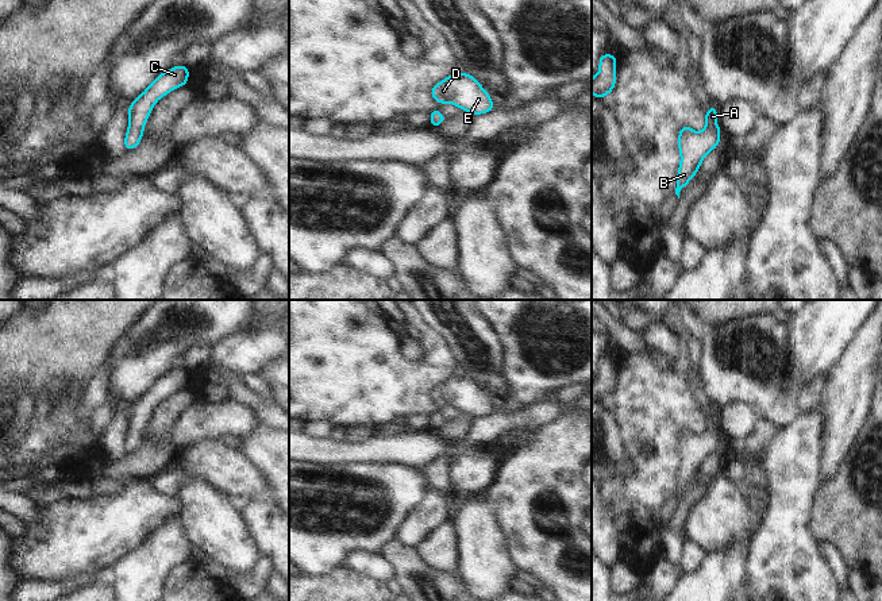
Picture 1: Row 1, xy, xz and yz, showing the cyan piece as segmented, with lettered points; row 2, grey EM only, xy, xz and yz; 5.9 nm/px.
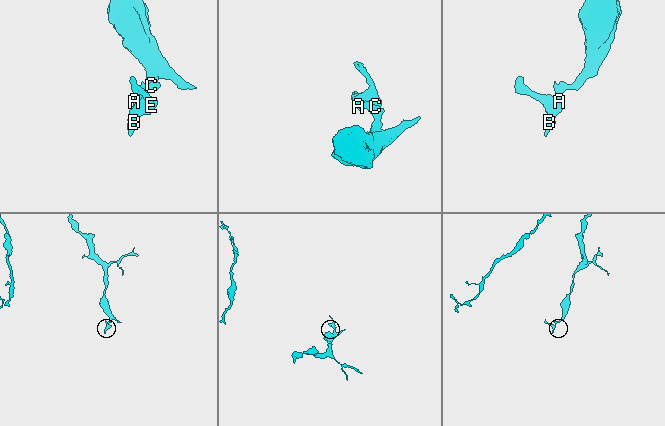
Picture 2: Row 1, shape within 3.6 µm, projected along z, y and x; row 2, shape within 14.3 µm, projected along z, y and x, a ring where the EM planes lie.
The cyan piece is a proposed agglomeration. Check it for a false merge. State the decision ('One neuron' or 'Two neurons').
One neuron

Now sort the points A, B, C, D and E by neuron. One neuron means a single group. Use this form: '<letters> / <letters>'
A B C D E

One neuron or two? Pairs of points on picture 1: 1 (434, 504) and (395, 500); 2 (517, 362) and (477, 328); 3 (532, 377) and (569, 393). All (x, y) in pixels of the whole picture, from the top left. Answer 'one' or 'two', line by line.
1: two
2: two
3: two

